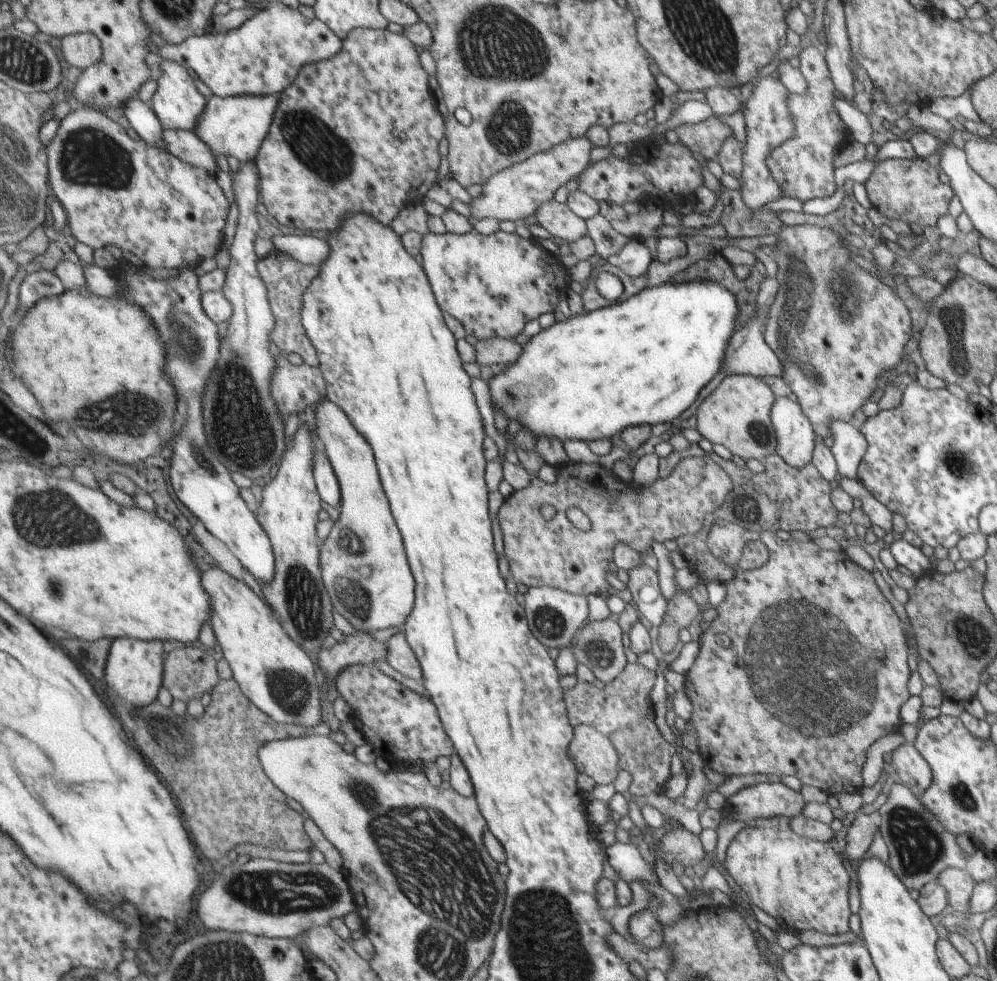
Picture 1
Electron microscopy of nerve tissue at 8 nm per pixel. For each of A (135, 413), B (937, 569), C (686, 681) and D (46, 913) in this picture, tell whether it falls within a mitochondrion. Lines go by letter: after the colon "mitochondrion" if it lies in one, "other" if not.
A: mitochondrion
B: other
C: other
D: other

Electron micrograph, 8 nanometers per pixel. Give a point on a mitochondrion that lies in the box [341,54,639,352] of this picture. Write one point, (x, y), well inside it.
(508, 129)

